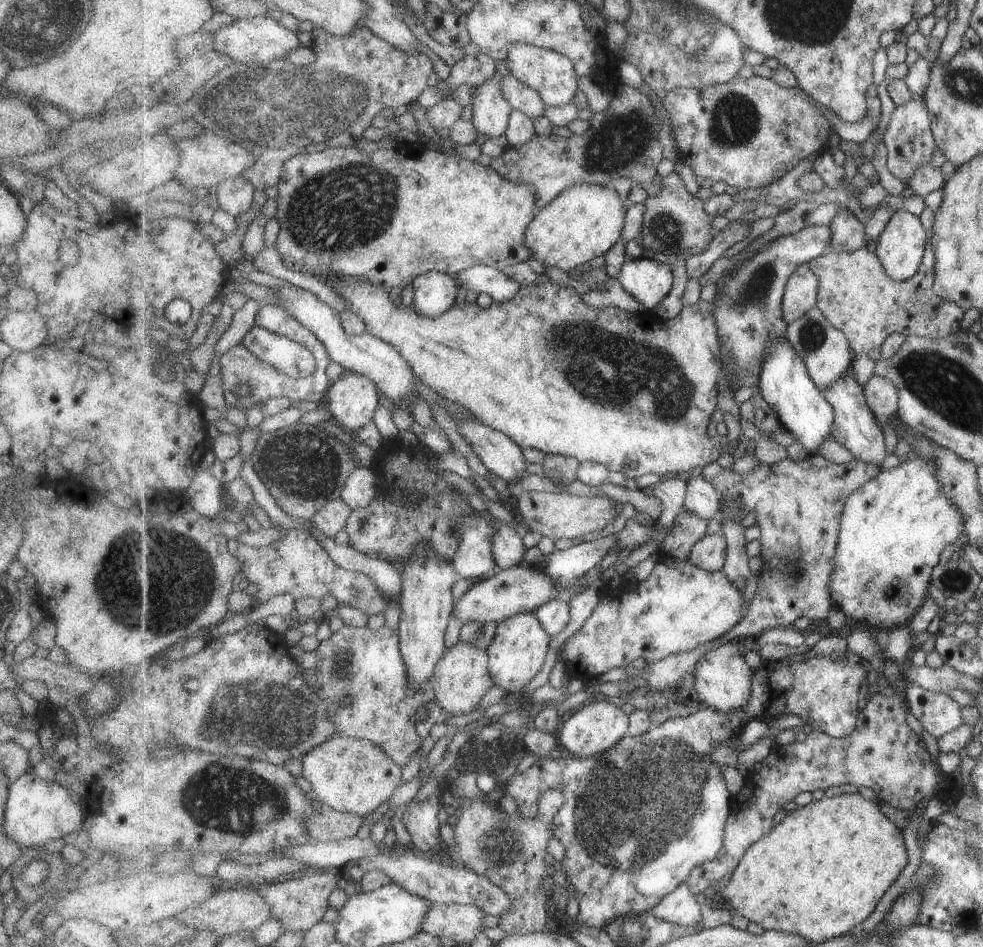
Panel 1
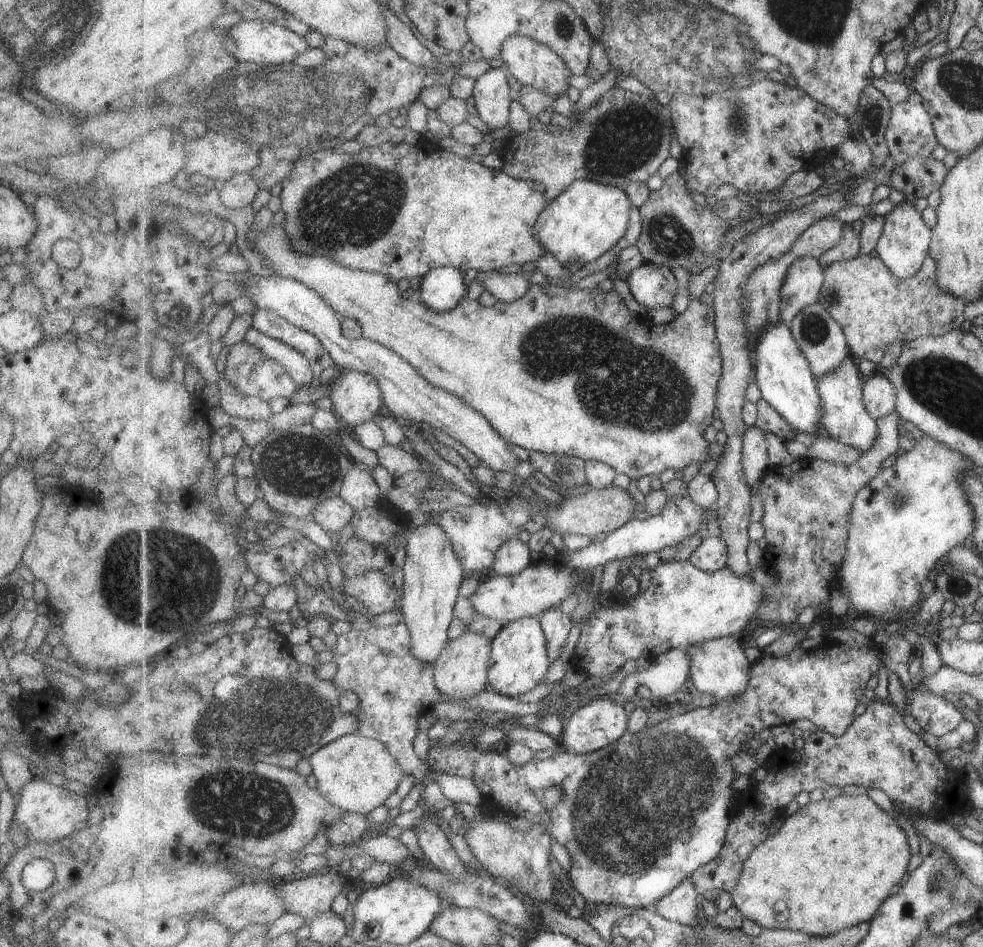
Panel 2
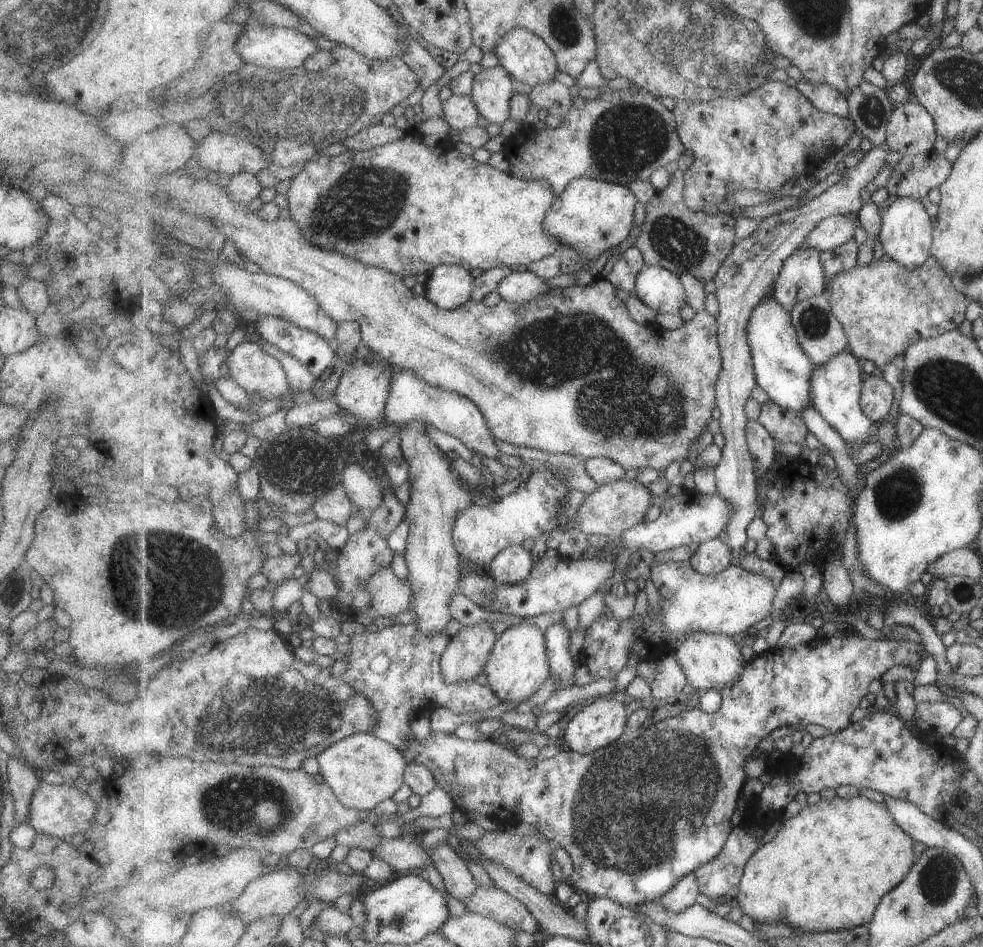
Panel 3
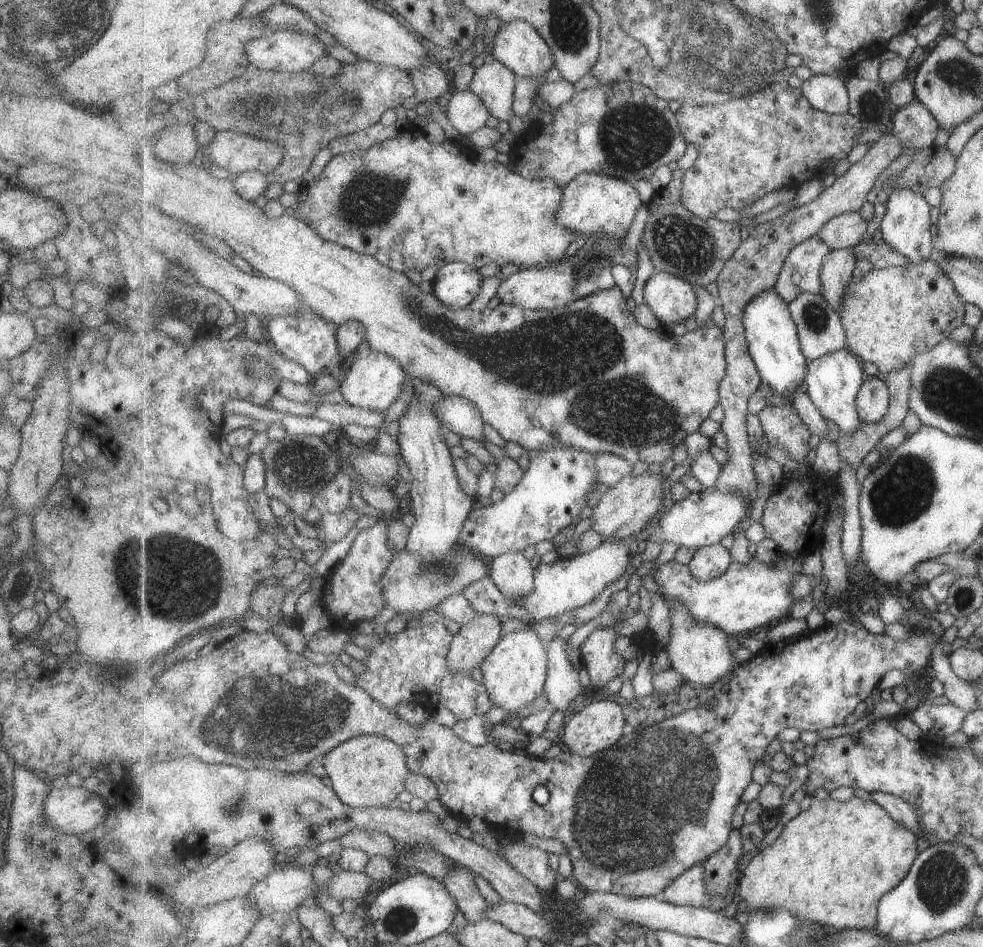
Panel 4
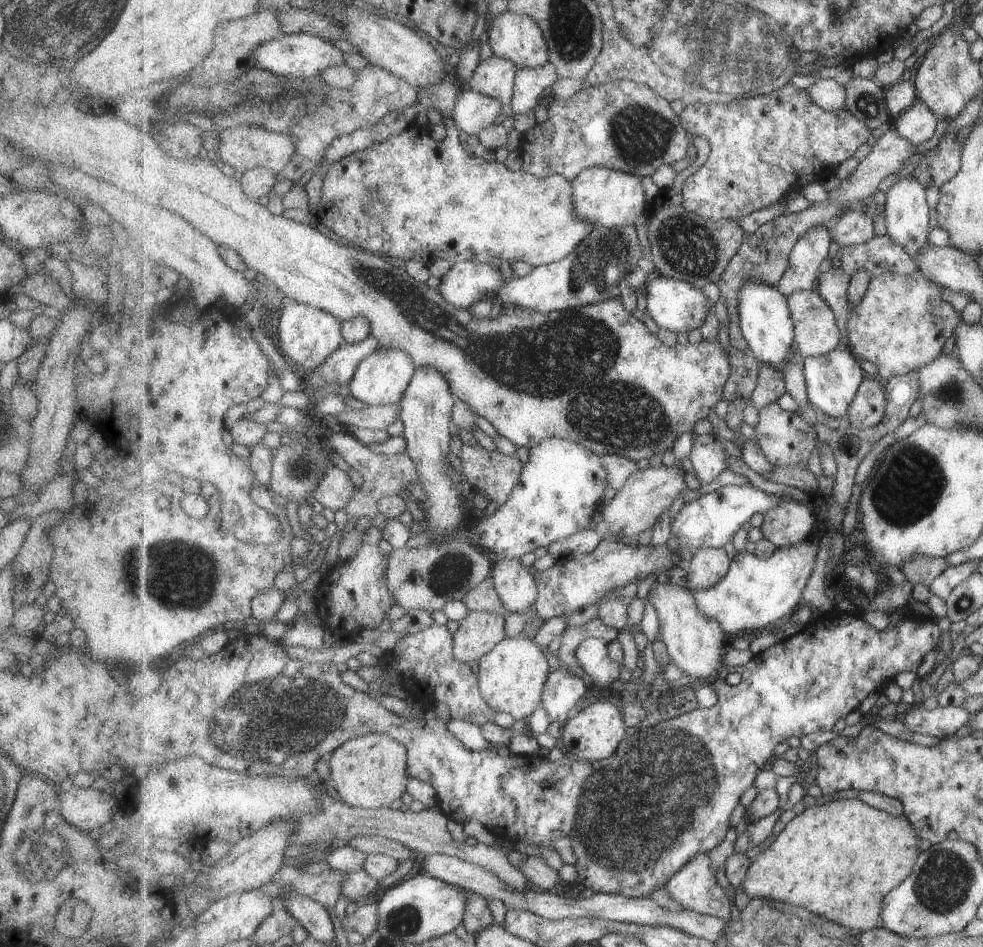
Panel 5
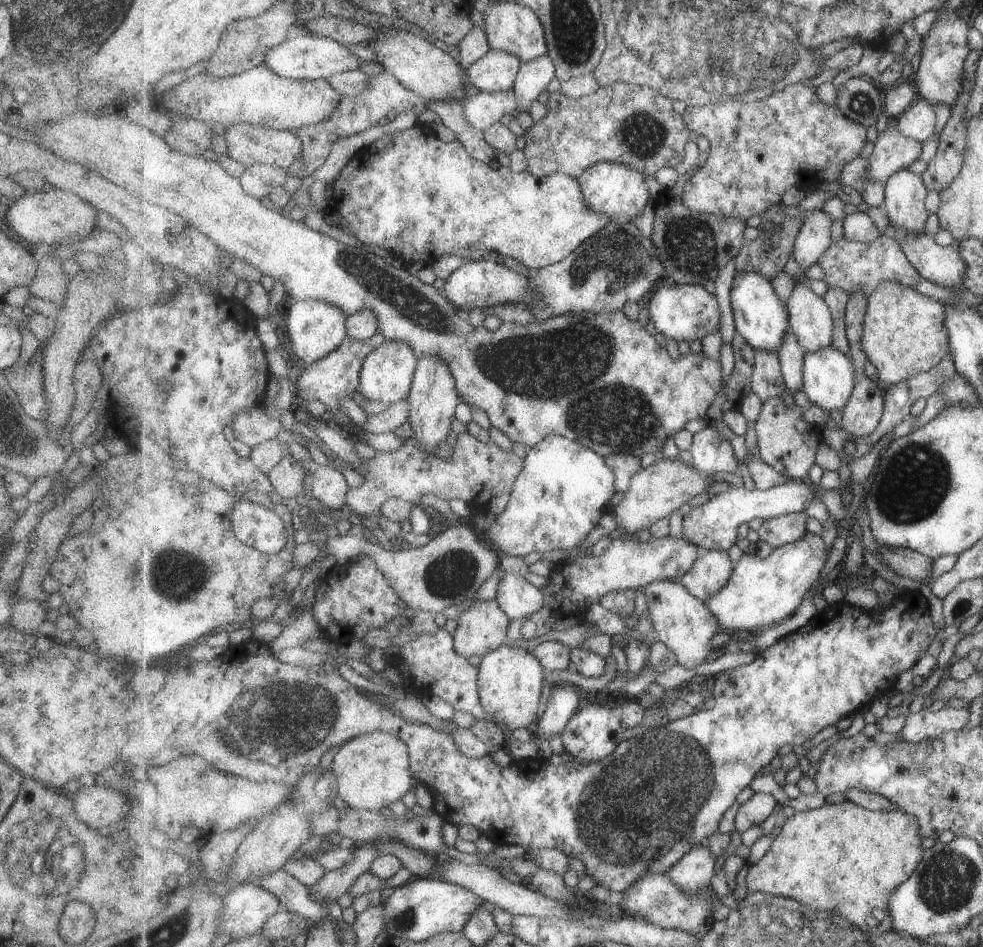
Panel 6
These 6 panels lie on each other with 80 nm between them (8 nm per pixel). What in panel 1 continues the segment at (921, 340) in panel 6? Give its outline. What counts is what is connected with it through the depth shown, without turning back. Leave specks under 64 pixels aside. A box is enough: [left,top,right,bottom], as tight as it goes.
[809,234,964,361]

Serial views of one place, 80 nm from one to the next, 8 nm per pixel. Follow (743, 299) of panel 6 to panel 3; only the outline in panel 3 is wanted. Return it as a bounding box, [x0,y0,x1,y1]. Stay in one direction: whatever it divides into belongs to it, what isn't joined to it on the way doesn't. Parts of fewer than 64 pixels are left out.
[748,295,817,416]

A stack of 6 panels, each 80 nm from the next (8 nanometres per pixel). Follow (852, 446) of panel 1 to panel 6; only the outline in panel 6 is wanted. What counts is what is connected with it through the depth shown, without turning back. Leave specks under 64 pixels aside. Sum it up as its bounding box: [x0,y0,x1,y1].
[802,347,856,411]

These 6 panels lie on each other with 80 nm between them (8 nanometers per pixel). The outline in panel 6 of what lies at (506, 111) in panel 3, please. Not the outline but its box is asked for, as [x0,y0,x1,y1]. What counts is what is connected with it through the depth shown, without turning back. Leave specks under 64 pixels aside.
[467,49,522,93]

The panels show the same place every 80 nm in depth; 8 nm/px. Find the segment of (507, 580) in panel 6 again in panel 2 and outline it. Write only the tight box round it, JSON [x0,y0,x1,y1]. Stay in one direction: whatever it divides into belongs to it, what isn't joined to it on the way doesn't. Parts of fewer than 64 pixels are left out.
[493,538,533,576]

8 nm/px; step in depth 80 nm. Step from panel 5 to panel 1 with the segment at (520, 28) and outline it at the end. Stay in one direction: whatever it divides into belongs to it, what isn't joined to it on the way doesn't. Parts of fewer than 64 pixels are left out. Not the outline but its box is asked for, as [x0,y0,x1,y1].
[506,42,579,107]

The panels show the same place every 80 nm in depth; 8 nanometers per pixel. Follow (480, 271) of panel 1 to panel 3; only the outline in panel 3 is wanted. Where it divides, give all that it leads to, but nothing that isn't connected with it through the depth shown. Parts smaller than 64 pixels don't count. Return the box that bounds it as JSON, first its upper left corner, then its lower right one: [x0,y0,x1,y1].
[496,269,554,304]

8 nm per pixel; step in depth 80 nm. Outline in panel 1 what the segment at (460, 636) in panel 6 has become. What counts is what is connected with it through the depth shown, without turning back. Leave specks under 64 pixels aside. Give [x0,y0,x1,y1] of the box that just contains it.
[430,642,494,716]

